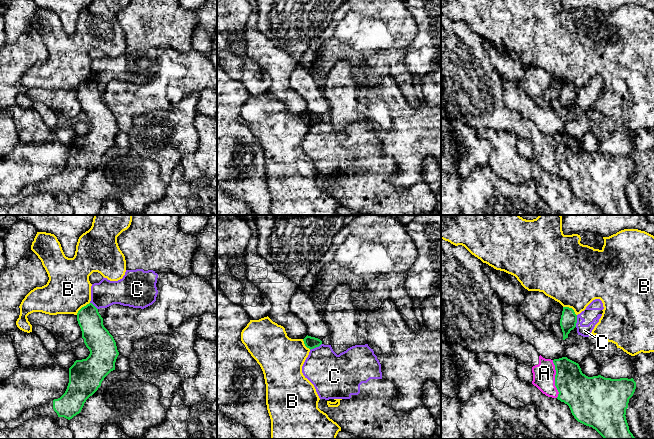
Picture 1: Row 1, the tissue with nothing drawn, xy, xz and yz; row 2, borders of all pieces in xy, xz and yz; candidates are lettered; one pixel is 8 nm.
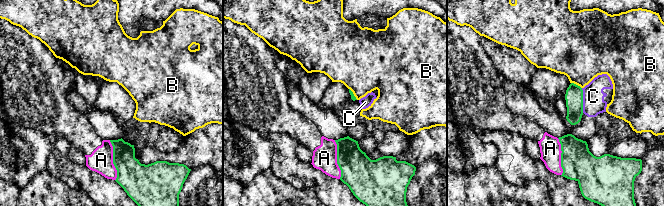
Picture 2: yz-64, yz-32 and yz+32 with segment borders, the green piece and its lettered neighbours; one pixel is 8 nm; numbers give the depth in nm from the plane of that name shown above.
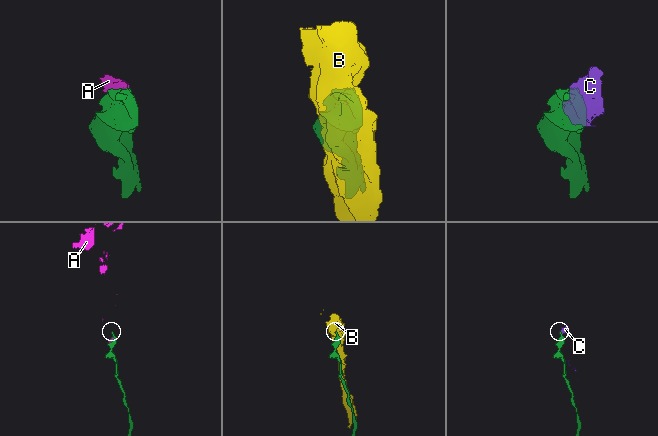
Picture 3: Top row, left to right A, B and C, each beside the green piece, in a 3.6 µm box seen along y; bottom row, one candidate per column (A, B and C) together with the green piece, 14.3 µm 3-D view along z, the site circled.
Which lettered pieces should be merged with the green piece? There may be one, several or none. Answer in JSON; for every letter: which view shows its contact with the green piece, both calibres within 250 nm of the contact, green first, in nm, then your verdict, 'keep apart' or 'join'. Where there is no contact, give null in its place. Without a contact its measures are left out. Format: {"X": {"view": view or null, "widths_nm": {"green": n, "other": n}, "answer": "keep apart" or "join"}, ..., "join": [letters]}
{"A": {"view": "yz", "widths_nm": {"green": 300, "other": 180}, "answer": "join"}, "B": {"view": "yz", "widths_nm": {"green": 130, "other": 480}, "answer": "keep apart"}, "C": {"view": "xz", "widths_nm": {"green": 100, "other": 320}, "answer": "keep apart"}, "join": ["A"]}

